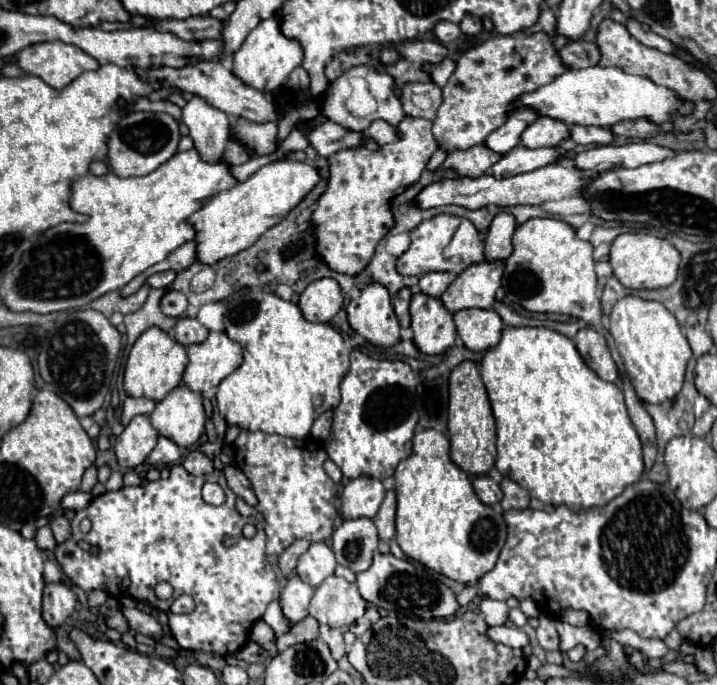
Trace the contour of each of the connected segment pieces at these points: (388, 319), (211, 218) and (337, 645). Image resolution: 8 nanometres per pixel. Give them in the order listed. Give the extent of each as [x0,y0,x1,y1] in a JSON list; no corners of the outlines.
[[347,284,401,348],[187,160,319,266],[319,626,345,660]]

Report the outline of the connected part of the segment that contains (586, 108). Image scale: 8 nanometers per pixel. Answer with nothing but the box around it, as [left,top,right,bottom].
[517,68,691,128]

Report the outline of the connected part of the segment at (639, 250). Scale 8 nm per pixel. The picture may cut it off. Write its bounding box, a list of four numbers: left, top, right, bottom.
[609,232,681,290]

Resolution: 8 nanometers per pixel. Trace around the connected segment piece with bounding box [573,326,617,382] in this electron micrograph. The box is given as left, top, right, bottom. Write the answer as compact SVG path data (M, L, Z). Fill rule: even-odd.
M591 326L583 328L577 332L575 336L575 346L581 354L581 358L585 360L585 364L603 380L607 382L615 382L617 380L617 366L611 358L611 352L607 348L605 338L595 332Z

